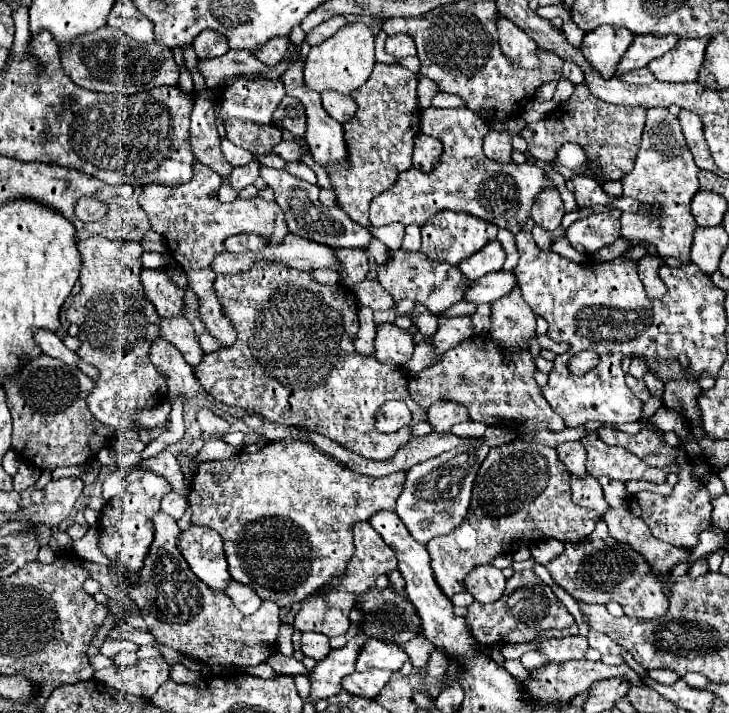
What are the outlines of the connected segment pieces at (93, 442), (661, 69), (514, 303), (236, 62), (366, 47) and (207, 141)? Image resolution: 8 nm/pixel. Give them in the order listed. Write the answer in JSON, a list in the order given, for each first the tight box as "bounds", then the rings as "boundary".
[{"bounds":[6,355,118,469],"boundary":[[[42,355],[28,363],[14,381],[6,383],[8,409],[14,421],[12,449],[38,469],[84,465],[100,447],[110,445],[118,433],[96,421],[86,405],[92,379],[80,369],[70,369],[62,361]]]},{"bounds":[648,39,708,83],"boundary":[[[680,39],[672,51],[652,61],[648,69],[658,81],[686,83],[696,81],[700,65],[704,61],[704,49],[708,39]]]},{"bounds":[490,287,536,355],"boundary":[[[520,287],[512,289],[500,297],[500,301],[492,303],[492,329],[490,335],[498,341],[506,355],[520,349],[530,341],[530,335],[536,331],[536,317],[528,303],[522,299]]]},{"bounds":[200,49,288,89],"boundary":[[[230,49],[218,59],[200,61],[200,73],[204,75],[206,85],[210,89],[218,87],[226,77],[236,77],[244,73],[264,73],[268,79],[278,79],[286,67],[288,67],[286,59],[282,59],[276,67],[264,67],[246,49]]]},{"bounds":[304,21,376,93],"boundary":[[[354,21],[344,25],[338,33],[322,41],[320,45],[314,45],[304,61],[304,81],[308,89],[314,89],[318,93],[332,89],[338,93],[352,93],[360,85],[364,85],[372,73],[372,67],[376,63],[374,57],[374,29],[364,21]]]},{"bounds":[190,91,232,177],"boundary":[[[210,91],[196,95],[190,125],[190,147],[194,153],[194,161],[208,165],[220,177],[230,175],[232,165],[220,151],[220,135],[214,123],[214,97]]]}]

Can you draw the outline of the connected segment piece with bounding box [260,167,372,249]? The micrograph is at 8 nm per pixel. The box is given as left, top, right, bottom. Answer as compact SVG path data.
M262 167L260 169L260 177L266 181L266 185L274 191L274 197L276 197L276 203L280 205L282 213L284 213L284 219L286 219L286 225L288 225L288 231L298 235L298 237L306 237L306 239L312 239L316 243L322 243L322 245L328 245L328 247L366 247L372 239L370 231L368 229L362 229L360 225L352 223L350 217L346 217L346 213L338 207L324 207L320 201L318 201L318 185L312 185L312 183L306 183L298 177L292 177L290 173L286 171L280 171L280 169L272 169L272 167Z

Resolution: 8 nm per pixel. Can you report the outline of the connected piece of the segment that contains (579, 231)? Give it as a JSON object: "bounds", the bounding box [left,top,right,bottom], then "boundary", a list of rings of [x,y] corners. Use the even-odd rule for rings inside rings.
{"bounds":[566,215,620,253],"boundary":[[[590,215],[566,229],[566,239],[578,253],[596,253],[620,237],[620,221],[612,215]]]}

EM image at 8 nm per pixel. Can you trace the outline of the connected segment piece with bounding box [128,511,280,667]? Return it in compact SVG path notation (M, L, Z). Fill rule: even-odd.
M156 513L154 529L154 541L140 571L142 581L132 585L128 591L130 601L140 609L150 633L160 643L204 665L248 667L264 663L274 651L280 627L280 607L272 601L262 601L262 607L254 615L244 617L226 593L214 589L206 591L204 583L188 569L176 547L180 529L168 513Z

